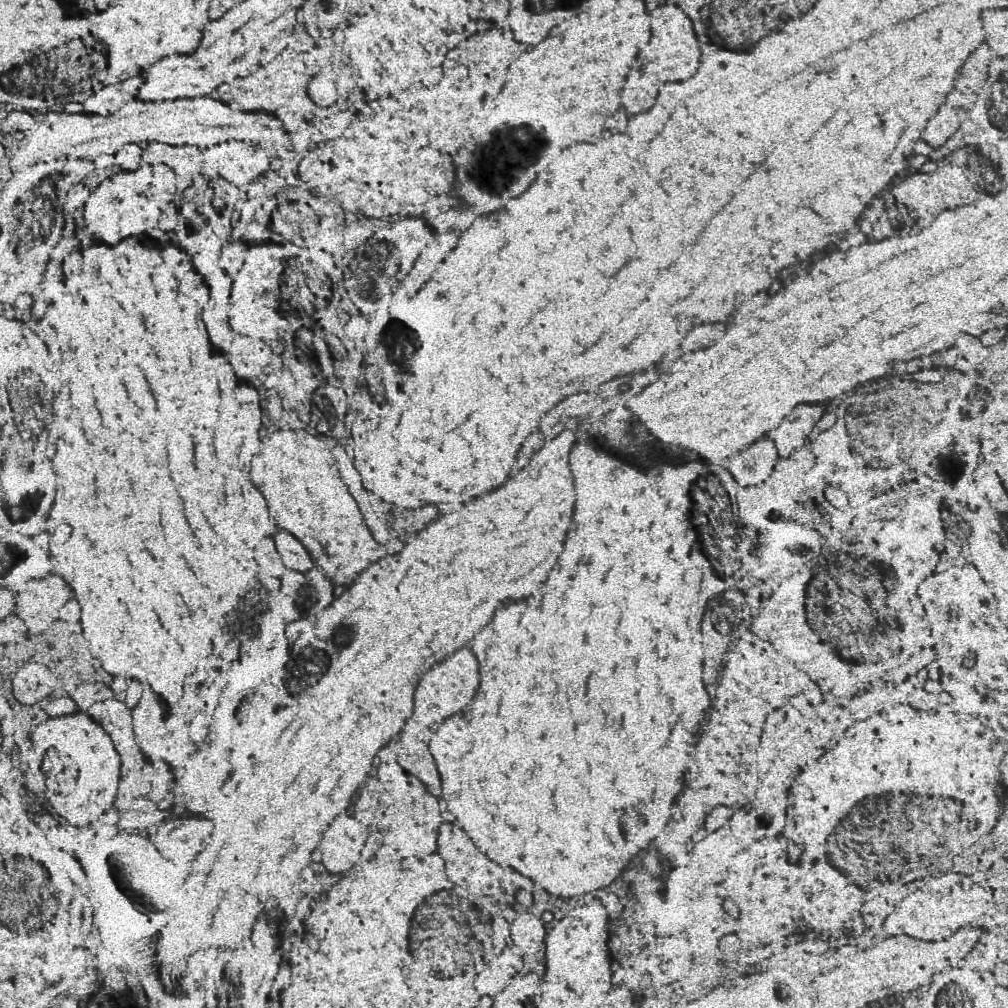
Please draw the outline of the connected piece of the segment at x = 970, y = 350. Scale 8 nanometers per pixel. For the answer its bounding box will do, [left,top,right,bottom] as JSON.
[957,333,985,361]

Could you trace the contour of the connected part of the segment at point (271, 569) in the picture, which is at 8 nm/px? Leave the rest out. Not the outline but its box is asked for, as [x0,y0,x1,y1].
[257,535,287,577]

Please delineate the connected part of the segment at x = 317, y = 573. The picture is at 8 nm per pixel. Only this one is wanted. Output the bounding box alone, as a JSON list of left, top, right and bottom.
[281,565,335,617]

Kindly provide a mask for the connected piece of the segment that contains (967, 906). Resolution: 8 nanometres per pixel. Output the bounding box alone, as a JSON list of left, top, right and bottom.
[877,873,985,943]

